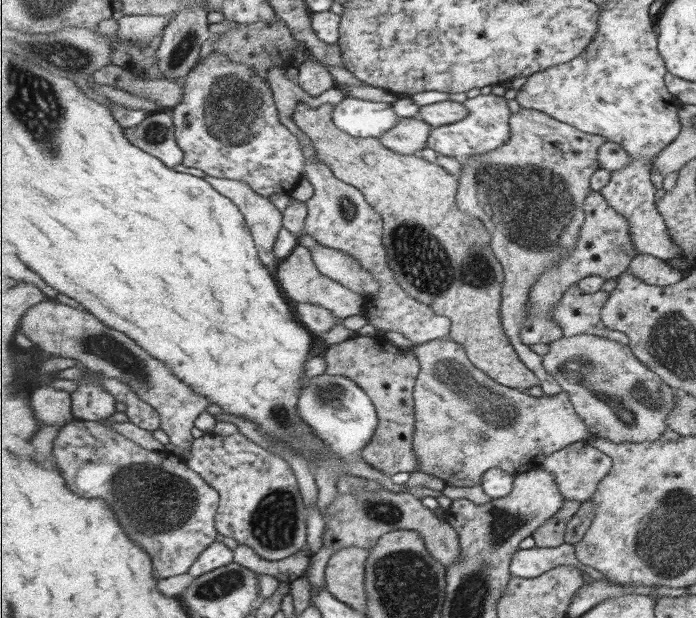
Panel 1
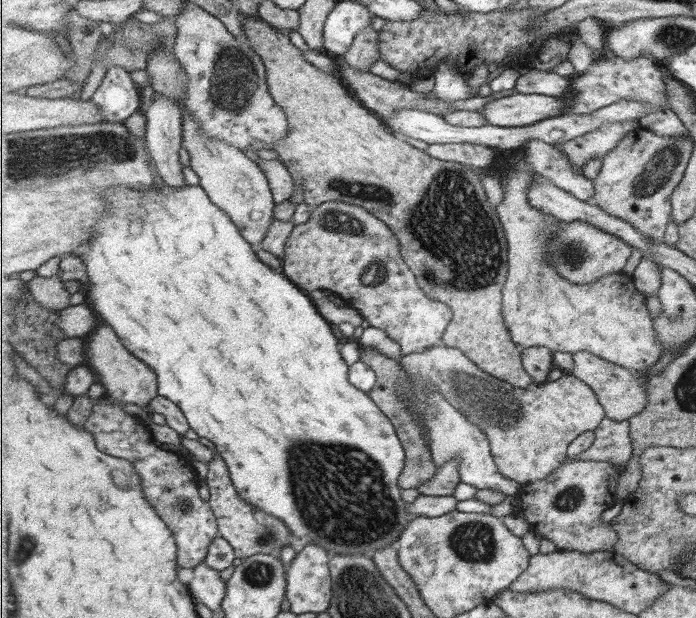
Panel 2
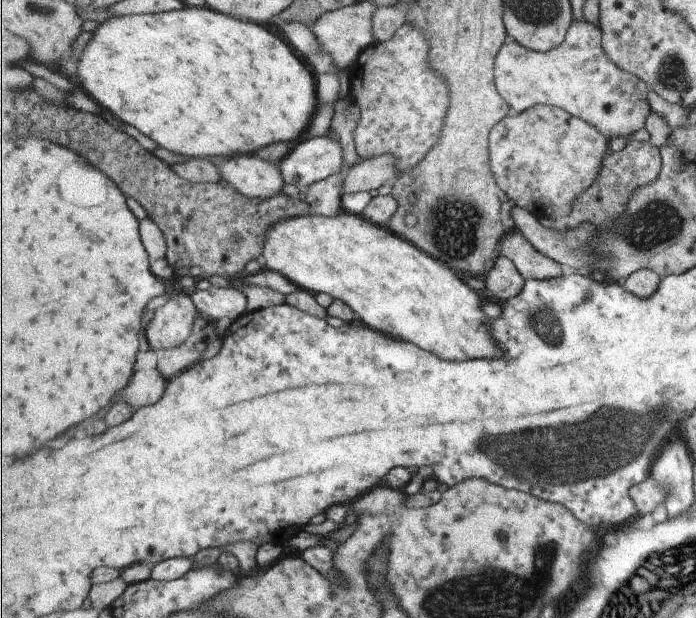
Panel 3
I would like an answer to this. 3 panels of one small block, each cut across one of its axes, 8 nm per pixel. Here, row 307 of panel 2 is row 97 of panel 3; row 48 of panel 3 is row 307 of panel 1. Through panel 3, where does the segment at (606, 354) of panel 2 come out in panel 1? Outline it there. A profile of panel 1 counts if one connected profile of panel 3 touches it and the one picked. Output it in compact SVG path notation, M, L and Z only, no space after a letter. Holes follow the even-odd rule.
M521 107L517 113L511 115L510 123L512 135L505 145L487 154L476 154L467 158L463 164L459 174L461 192L458 193L458 206L461 210L477 216L490 229L494 253L507 274L502 290L503 326L523 362L539 375L544 395L555 396L564 388L545 368L544 357L522 341L522 330L528 321L527 308L532 297L531 292L539 282L539 276L576 249L580 230L586 221L585 206L592 191L591 179L601 167L599 151L608 140L604 136L589 134L531 108ZM575 286L567 291L561 300L552 308L552 318L562 326L564 336L569 338L581 334L591 334L615 339L617 342L629 344L630 338L623 331L611 330L604 324L602 310L610 299L610 292L597 291L586 293Z

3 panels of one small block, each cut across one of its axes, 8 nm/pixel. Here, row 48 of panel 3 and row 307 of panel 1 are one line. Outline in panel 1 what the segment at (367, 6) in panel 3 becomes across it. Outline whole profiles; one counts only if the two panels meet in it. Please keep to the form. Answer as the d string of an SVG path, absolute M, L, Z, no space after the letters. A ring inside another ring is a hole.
M297 245L291 254L279 263L276 269L276 277L279 278L280 285L291 297L293 302L308 302L309 304L318 304L324 306L335 313L341 320L350 316L363 315L366 317L366 304L364 296L358 292L343 286L340 282L333 280L331 277L324 275L317 270L315 262L313 262L313 254L309 248Z

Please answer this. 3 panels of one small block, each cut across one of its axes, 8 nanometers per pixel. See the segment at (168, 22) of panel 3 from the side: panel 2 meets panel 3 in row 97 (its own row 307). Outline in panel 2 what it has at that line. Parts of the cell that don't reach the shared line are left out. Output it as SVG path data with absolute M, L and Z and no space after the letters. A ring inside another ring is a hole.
M166 184L159 188L155 185L147 191L123 185L111 186L105 192L105 200L105 216L97 222L91 244L81 246L76 253L85 265L89 279L87 286L84 285L86 302L99 314L103 324L111 326L119 334L127 350L155 370L159 394L179 405L199 437L208 438L216 445L216 451L227 461L239 495L261 510L283 519L296 538L308 536L311 542L335 555L353 554L374 559L377 550L398 542L412 518L407 510L409 503L403 500L403 489L398 484L407 462L406 451L391 419L366 391L359 390L350 381L350 366L341 358L339 338L333 334L329 321L317 310L318 306L313 304L314 300L303 289L297 290L297 285L287 275L278 273L259 259L235 221L210 199L200 184L183 187Z

